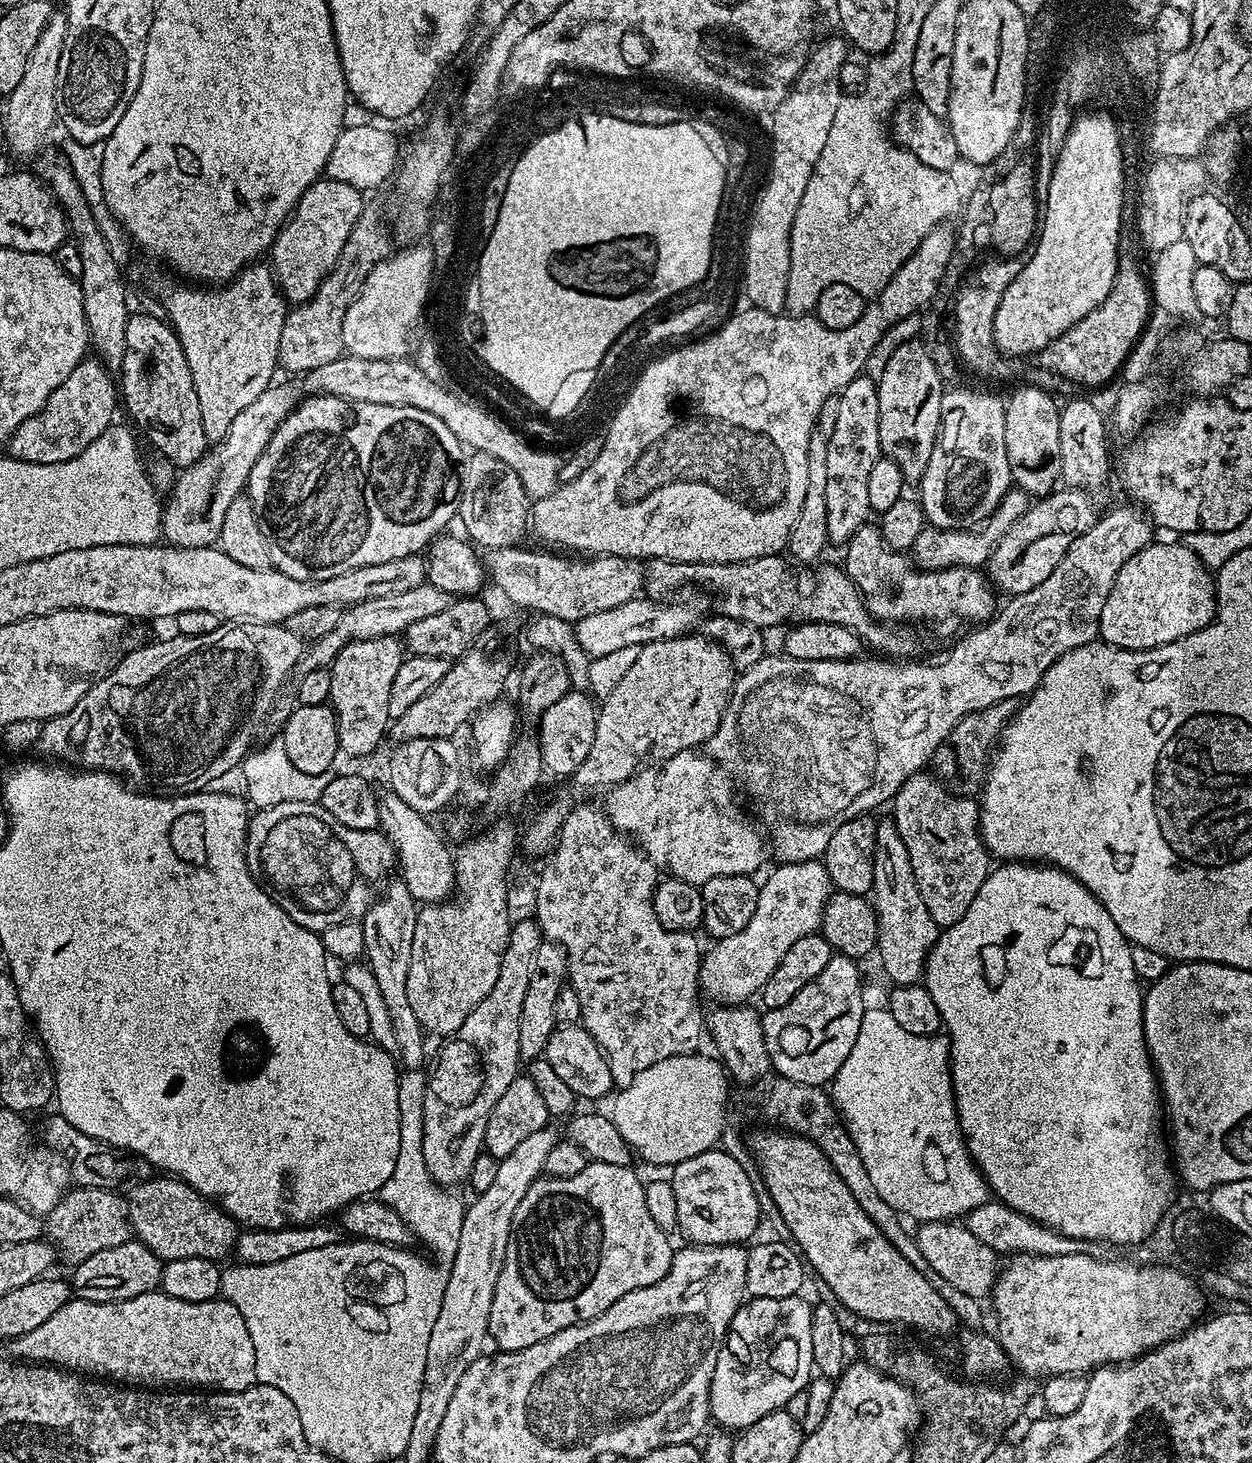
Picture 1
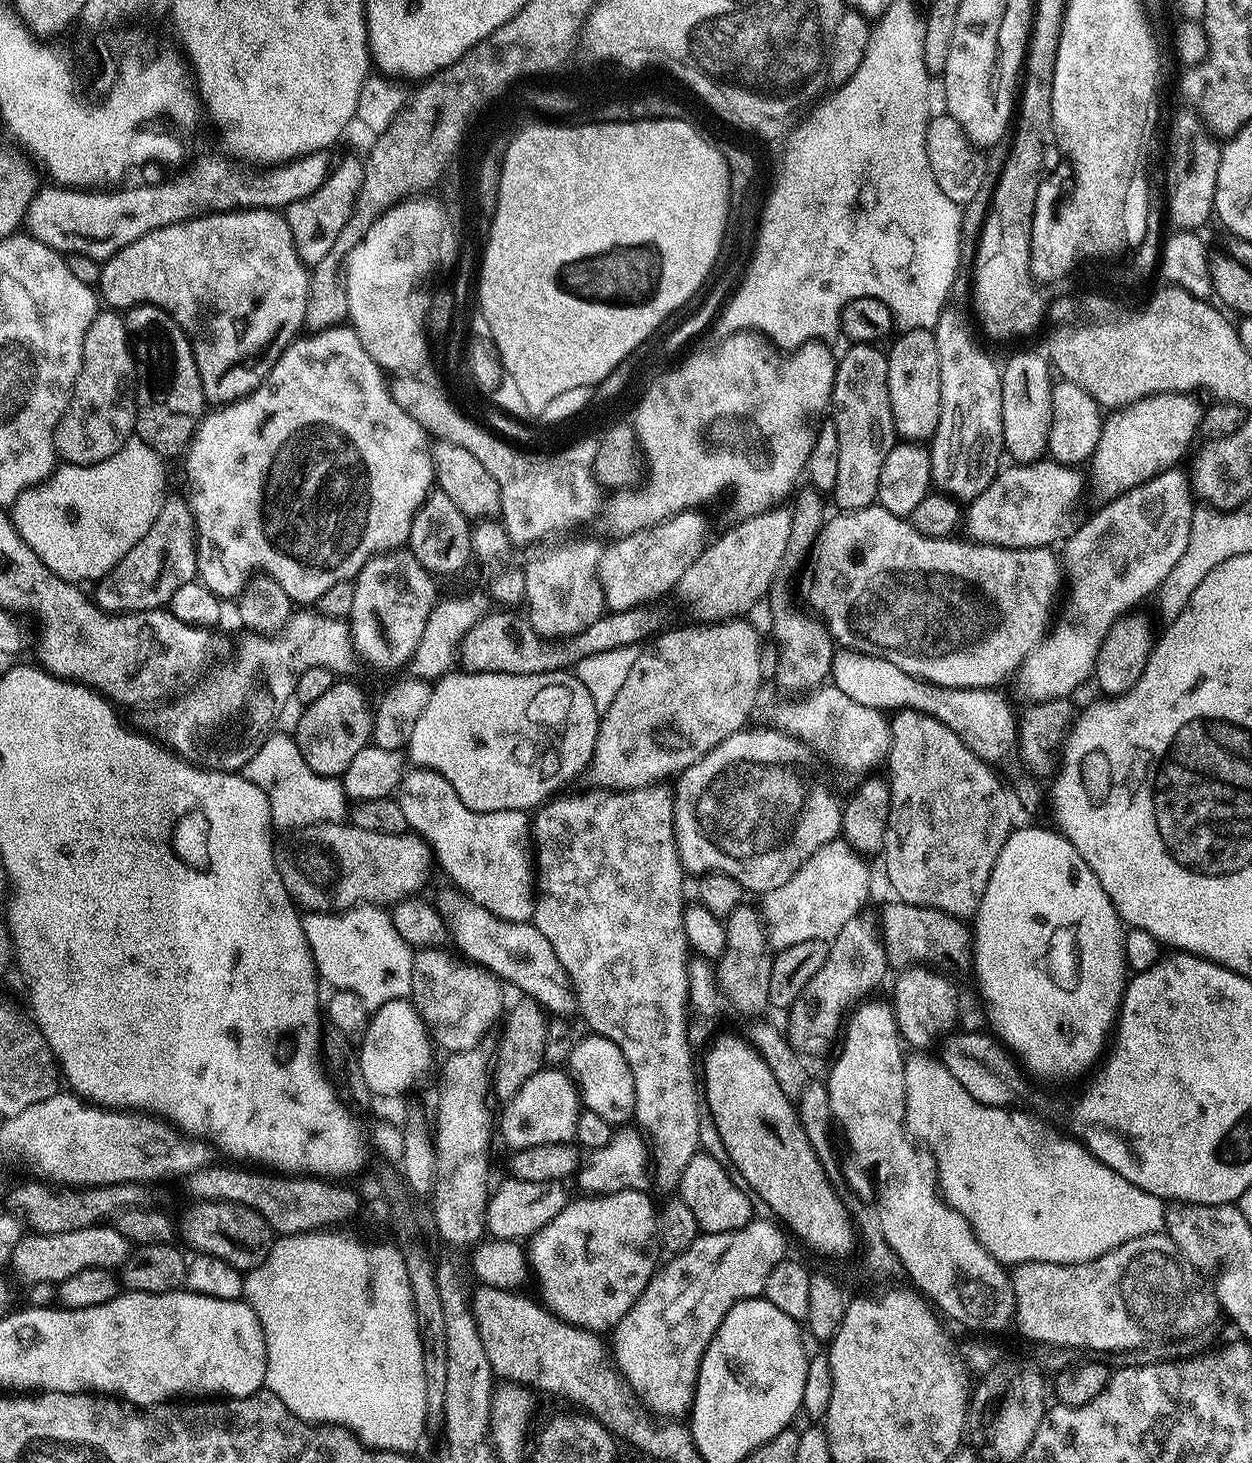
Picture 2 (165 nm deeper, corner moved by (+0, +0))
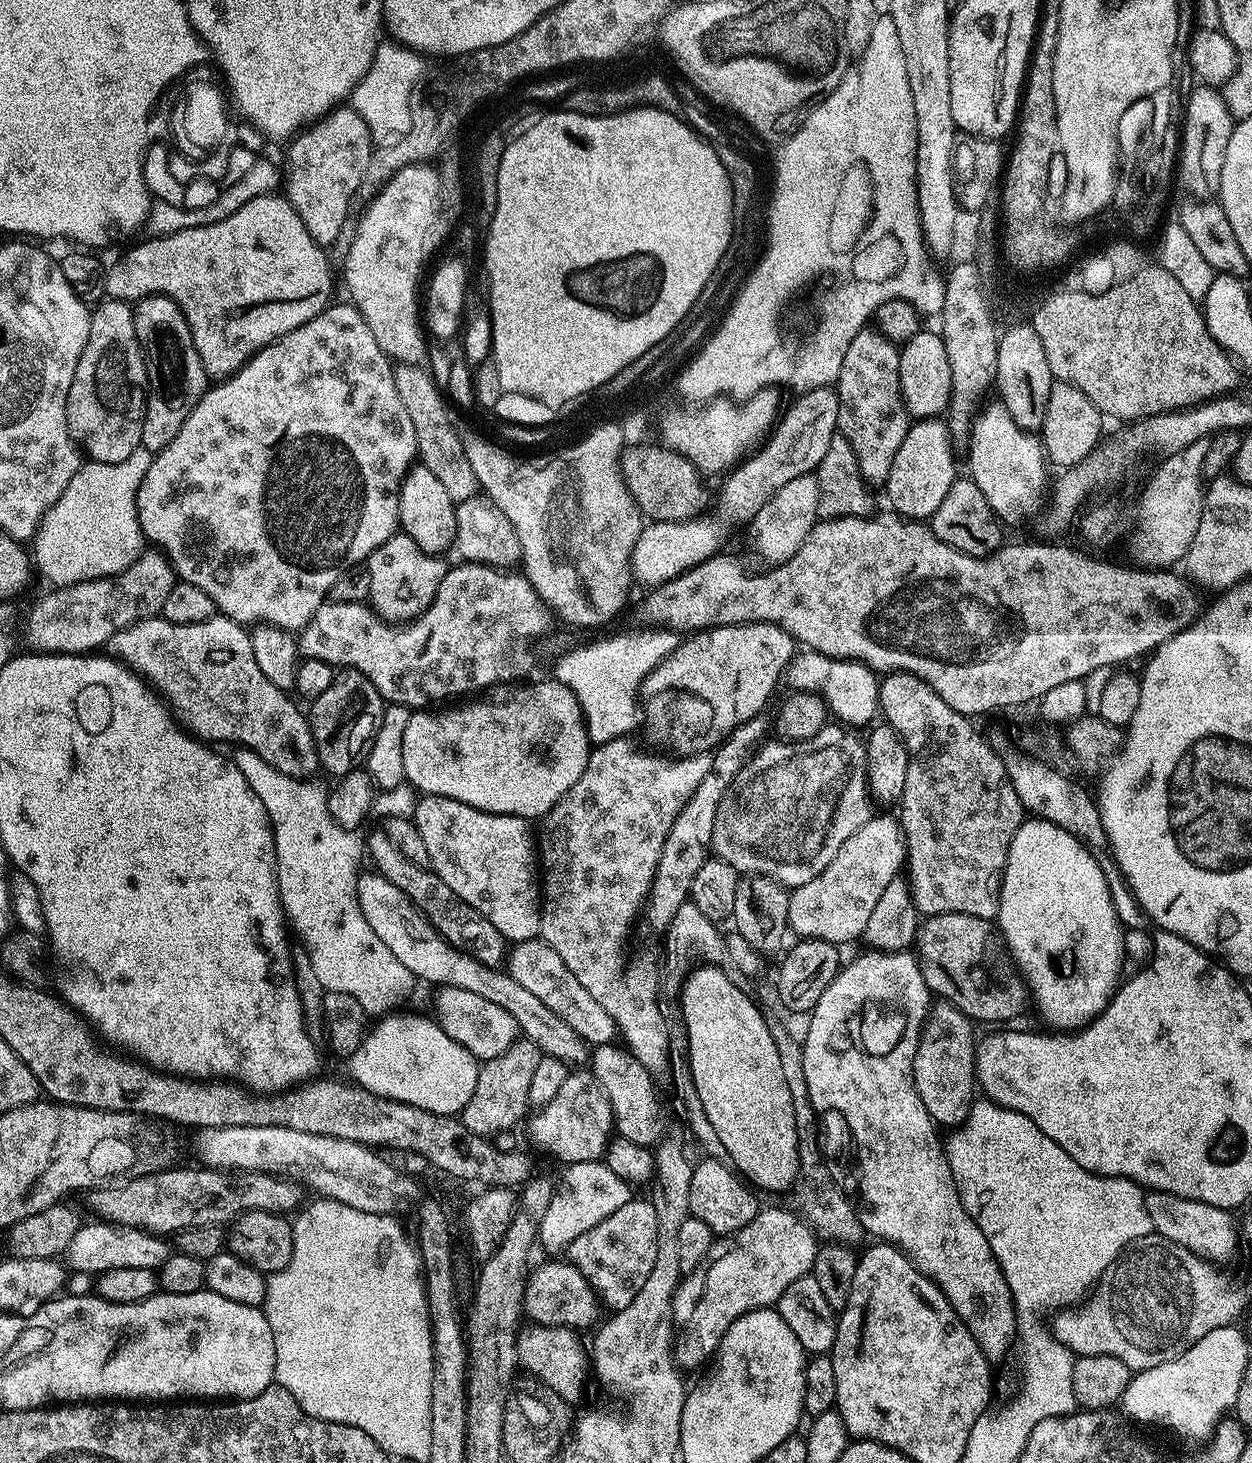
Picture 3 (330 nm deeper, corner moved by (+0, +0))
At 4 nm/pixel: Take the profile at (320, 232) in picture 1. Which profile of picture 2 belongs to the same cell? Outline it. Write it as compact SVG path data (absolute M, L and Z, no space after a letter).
M363 159L344 160L341 164L339 161L321 188L314 190L314 194L288 205L286 219L290 226L294 250L305 266L322 262L322 258L326 258L326 253L330 251L330 246L334 246L342 226L346 226L350 214L356 208L356 195L362 190L363 177Z

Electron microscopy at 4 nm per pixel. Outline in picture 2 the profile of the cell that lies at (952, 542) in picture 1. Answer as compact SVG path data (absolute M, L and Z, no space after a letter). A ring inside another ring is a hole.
M1041 458L1032 464L1001 467L978 498L974 498L962 516L967 539L977 544L993 544L999 548L1047 548L1061 539L1060 531L1080 496L1086 480L1071 464L1059 464ZM1060 536L1060 537L1059 537Z

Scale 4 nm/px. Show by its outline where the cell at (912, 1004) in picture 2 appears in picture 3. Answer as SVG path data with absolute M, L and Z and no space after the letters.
M947 1002L937 1003L925 1021L924 1031L921 1032L918 1050L915 1052L914 1070L912 1077L915 1079L915 1088L919 1098L926 1107L934 1124L939 1127L952 1126L958 1128L968 1119L976 1094L976 1033L974 1034L973 1021L962 1014L956 1007Z

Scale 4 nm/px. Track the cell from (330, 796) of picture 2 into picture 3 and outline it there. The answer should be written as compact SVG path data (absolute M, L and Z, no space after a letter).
M237 747L237 751L230 756L231 763L242 770L246 782L254 790L254 794L262 802L262 806L268 815L268 822L272 826L272 842L276 851L276 885L280 891L280 907L286 913L287 921L296 927L298 935L304 939L303 949L306 951L309 962L313 966L314 974L321 983L324 992L337 992L338 994L350 994L350 998L358 999L364 994L351 994L356 990L370 988L368 974L360 974L360 964L354 964L354 948L352 954L348 954L350 944L354 944L352 932L348 932L348 914L356 916L360 909L356 902L356 878L361 871L360 859L366 856L366 844L355 831L340 828L328 812L328 796L312 785L312 782L303 782L293 779L292 776L282 774L274 770L262 758L258 758L250 749Z

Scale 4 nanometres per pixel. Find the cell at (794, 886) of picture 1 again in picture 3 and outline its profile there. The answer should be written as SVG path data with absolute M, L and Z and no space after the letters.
M872 814L865 822L857 823L854 834L842 842L842 850L818 874L802 886L791 889L788 897L788 927L795 935L809 940L825 940L837 946L845 946L851 940L860 940L868 929L870 913L886 886L901 875L906 864L904 831L895 815Z

